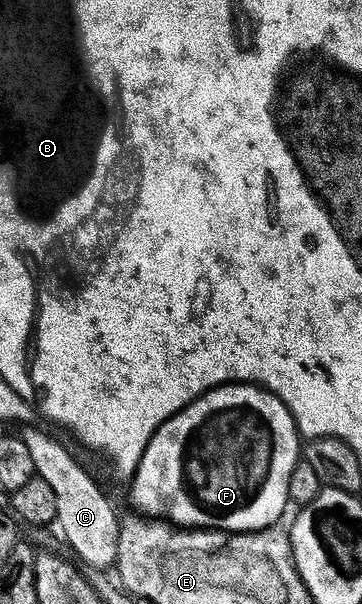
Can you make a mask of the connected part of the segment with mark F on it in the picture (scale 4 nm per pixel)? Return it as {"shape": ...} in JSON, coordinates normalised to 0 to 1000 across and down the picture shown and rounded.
{"shape":[[[627,634],[605,641],[586,641],[561,649],[544,661],[530,661],[494,684],[483,684],[417,724],[406,743],[395,743],[395,757],[384,763],[376,780],[362,788],[367,801],[356,806],[356,826],[376,844],[403,856],[453,856],[464,864],[503,876],[586,876],[591,879],[724,879],[729,873],[757,871],[765,858],[785,849],[787,839],[801,838],[793,816],[793,790],[804,790],[804,776],[815,776],[826,748],[837,733],[793,671],[771,664],[727,641],[693,634]]]}

